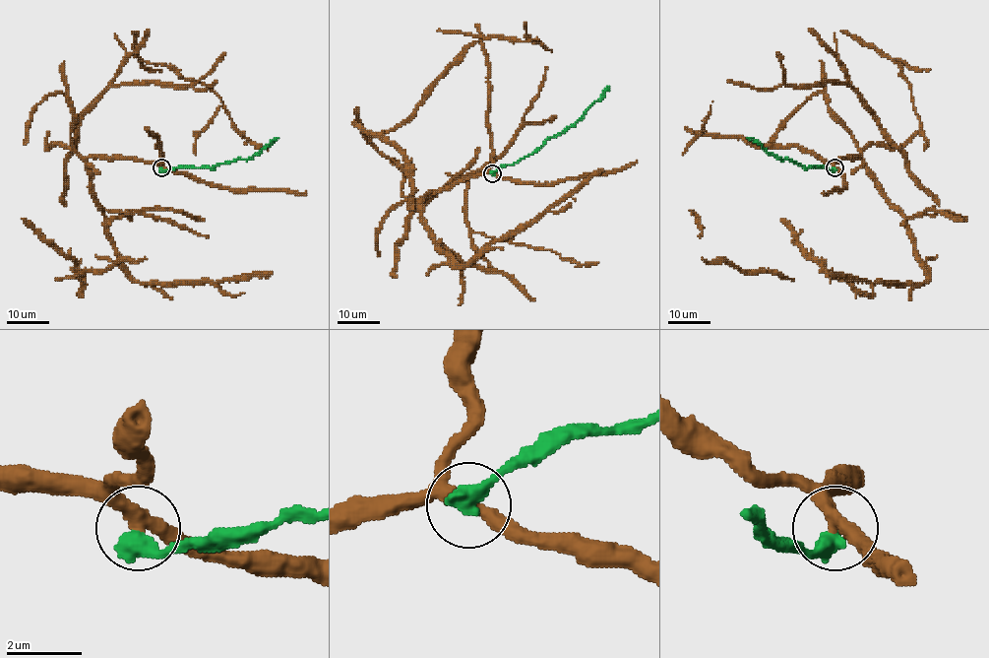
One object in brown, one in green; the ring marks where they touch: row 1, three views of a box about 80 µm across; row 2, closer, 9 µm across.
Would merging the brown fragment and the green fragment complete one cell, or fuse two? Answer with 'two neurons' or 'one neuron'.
two neurons

